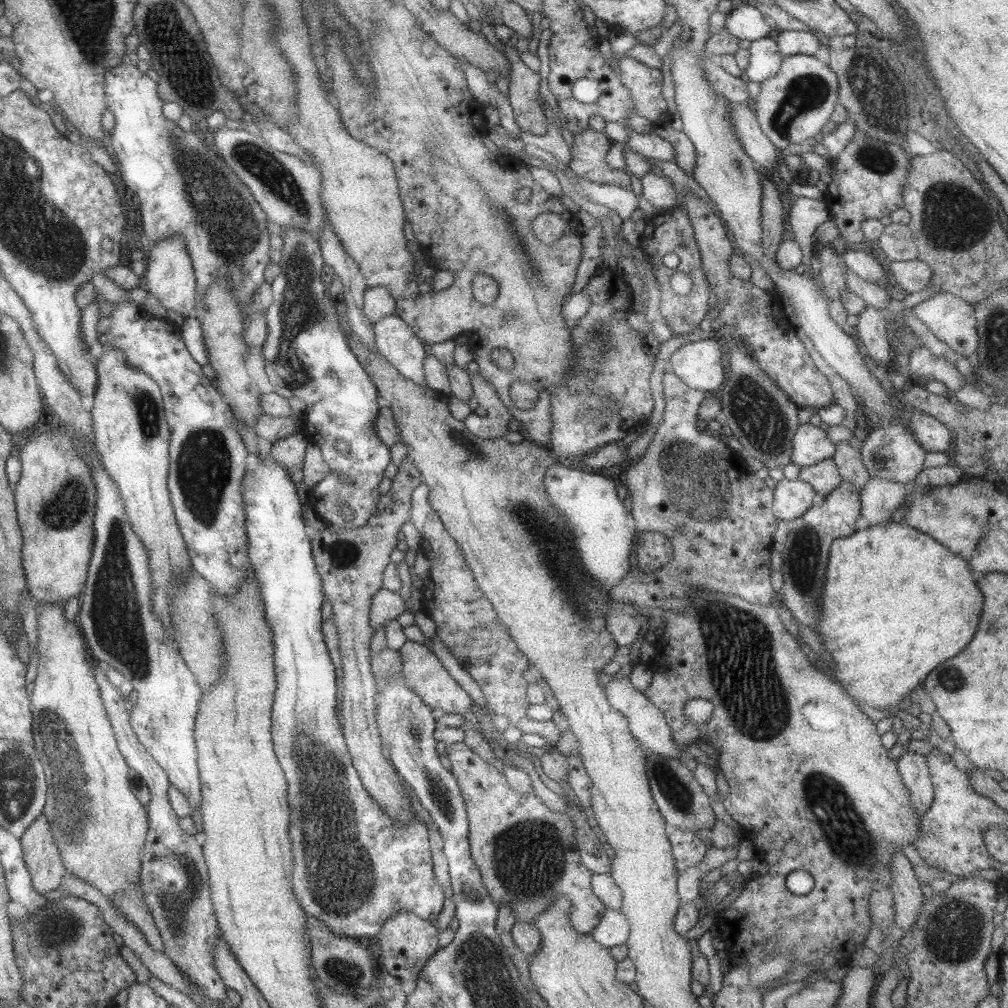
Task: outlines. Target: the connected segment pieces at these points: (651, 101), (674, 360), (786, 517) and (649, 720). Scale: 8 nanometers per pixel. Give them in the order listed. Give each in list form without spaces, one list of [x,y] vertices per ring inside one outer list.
[[[627,55],[618,56],[617,68],[623,86],[631,93],[636,114],[649,120],[664,124],[671,118],[667,104],[661,97],[661,73],[637,62]]]
[[[712,336],[706,340],[688,341],[671,354],[668,367],[679,380],[695,390],[717,391],[724,382],[721,347]]]
[[[781,479],[773,489],[773,516],[786,522],[801,516],[811,506],[815,493],[814,488],[804,480]]]
[[[619,673],[612,675],[612,679],[604,686],[604,693],[611,708],[627,719],[630,733],[645,750],[679,760],[669,725],[665,722],[661,711],[643,693],[631,685],[628,677],[623,677]]]

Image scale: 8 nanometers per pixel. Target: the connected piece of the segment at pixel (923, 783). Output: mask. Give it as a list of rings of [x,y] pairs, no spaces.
[[[917,752],[903,753],[896,760],[897,770],[905,788],[909,791],[909,806],[917,816],[923,816],[933,801],[934,790],[926,756]]]

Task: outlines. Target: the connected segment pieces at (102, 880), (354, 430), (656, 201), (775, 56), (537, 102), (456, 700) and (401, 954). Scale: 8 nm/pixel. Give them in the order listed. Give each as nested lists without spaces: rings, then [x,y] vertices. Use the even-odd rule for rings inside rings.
[[[65,601],[34,605],[38,618],[38,667],[29,699],[33,717],[31,736],[34,754],[44,770],[47,789],[46,808],[42,814],[66,871],[83,883],[97,888],[103,896],[108,896],[110,903],[141,931],[149,948],[162,952],[163,942],[157,927],[135,889],[135,881],[141,871],[141,849],[148,828],[147,814],[144,805],[130,791],[128,775],[131,770],[118,751],[113,729],[105,714],[90,669],[89,660],[92,656],[76,620],[67,622],[63,618],[64,605]]]
[[[291,225],[281,227],[280,238],[279,261],[274,267],[273,281],[270,283],[272,300],[268,308],[263,310],[267,325],[267,335],[261,343],[265,374],[274,394],[285,399],[297,398],[305,403],[306,409],[302,415],[304,426],[300,432],[309,445],[315,444],[320,448],[329,474],[345,474],[351,480],[350,483],[341,483],[328,475],[328,478],[317,482],[311,491],[315,500],[315,512],[325,524],[339,528],[357,528],[363,526],[376,511],[376,504],[381,496],[377,484],[383,478],[384,470],[391,460],[389,447],[377,438],[373,428],[373,421],[378,413],[378,393],[370,376],[363,371],[353,352],[349,351],[349,342],[337,324],[337,308],[331,298],[325,297],[325,287],[320,279],[324,260],[320,255],[318,241],[311,233]],[[336,440],[343,440],[349,445],[347,453],[341,454],[335,448]],[[339,502],[349,506],[352,516],[349,521],[339,515],[336,505]]]
[[[653,171],[640,178],[642,197],[657,209],[678,205],[679,191],[663,176]]]
[[[767,36],[750,41],[748,65],[743,71],[746,81],[760,83],[764,78],[773,76],[780,67],[783,55],[778,51],[774,36]]]
[[[505,48],[503,52],[510,62],[508,101],[517,127],[523,132],[540,135],[545,132],[547,117],[542,106],[547,105],[537,92],[539,75],[531,71],[519,59],[519,52]]]
[[[413,640],[405,642],[396,650],[401,659],[401,678],[404,685],[412,690],[425,706],[433,710],[443,710],[445,713],[463,714],[470,710],[471,698],[455,683],[455,680],[445,671],[441,662],[433,655],[431,648]]]
[[[397,911],[387,917],[381,925],[381,930],[374,938],[379,951],[379,964],[382,973],[387,973],[398,978],[399,982],[407,986],[407,992],[413,990],[413,984],[420,975],[420,970],[425,966],[429,957],[437,952],[438,942],[437,927],[432,926],[428,920],[423,920],[415,914],[405,911]]]

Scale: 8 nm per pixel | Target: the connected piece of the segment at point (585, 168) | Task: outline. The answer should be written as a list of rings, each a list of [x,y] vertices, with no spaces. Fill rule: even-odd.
[[[587,127],[574,134],[567,166],[585,180],[631,191],[629,176],[622,168],[615,169],[606,163],[605,157],[611,145],[612,141],[605,134]]]

